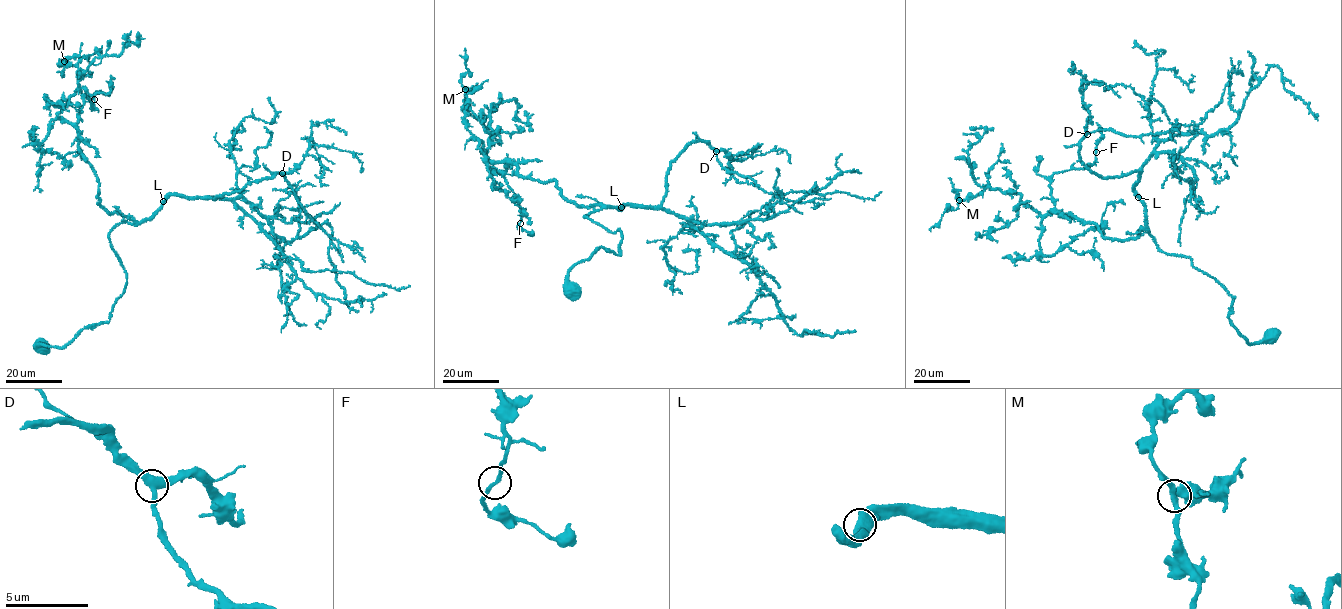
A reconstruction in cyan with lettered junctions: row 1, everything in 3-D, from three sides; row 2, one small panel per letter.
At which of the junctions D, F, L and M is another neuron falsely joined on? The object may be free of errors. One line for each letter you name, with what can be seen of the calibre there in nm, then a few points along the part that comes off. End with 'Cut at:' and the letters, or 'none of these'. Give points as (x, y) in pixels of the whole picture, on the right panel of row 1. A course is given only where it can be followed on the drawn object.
Cut at: none of these

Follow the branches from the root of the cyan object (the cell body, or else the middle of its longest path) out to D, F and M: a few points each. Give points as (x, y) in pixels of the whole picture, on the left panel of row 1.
D: (40, 346), (108, 322), (127, 279), (108, 237), (116, 225), (146, 221), (169, 195), (214, 199), (282, 173)
F: (40, 346), (107, 322), (125, 286), (108, 235), (136, 224), (101, 207), (79, 149), (94, 99)
M: (40, 346), (108, 322), (127, 279), (109, 231), (136, 224), (101, 207), (57, 116), (84, 72), (64, 61)

